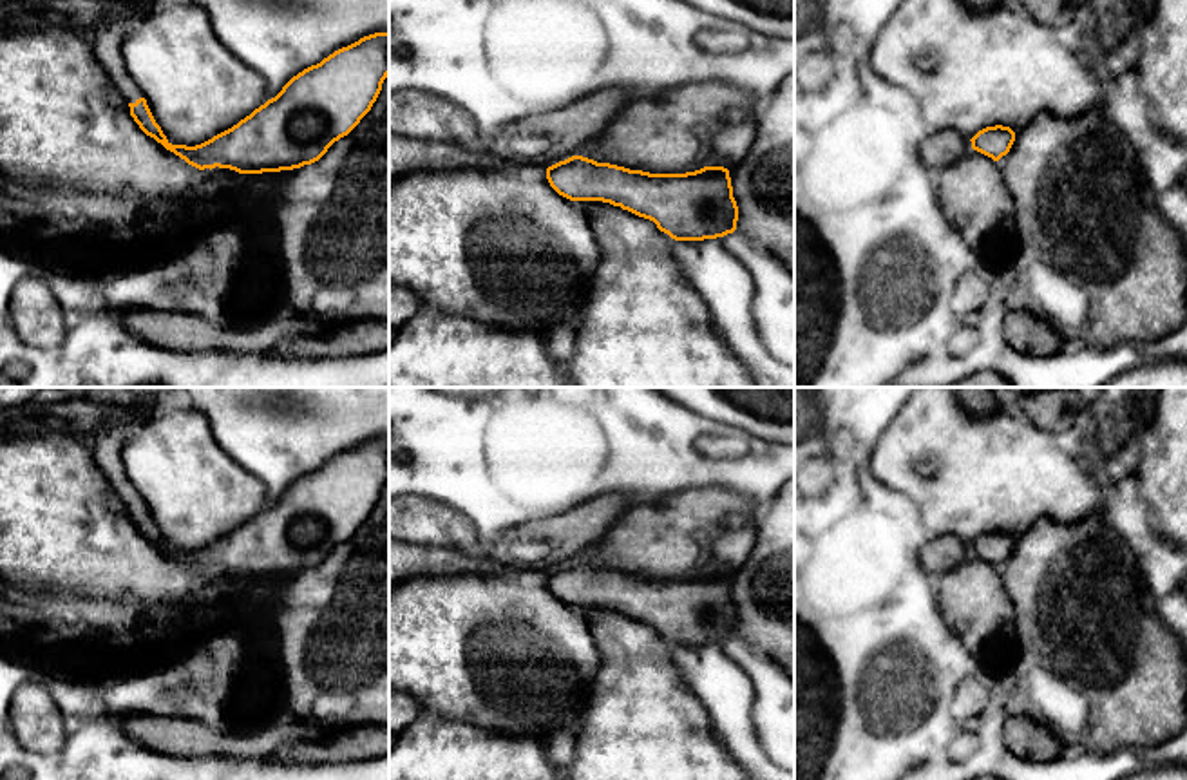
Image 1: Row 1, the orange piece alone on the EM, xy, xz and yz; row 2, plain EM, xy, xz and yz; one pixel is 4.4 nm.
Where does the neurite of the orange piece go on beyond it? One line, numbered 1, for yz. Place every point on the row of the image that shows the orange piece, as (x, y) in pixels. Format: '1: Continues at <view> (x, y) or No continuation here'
1: No continuation here

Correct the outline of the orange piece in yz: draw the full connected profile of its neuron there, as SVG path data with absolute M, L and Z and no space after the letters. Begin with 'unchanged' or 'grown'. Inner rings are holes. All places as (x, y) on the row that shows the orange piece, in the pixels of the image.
unchanged; M995 125L979 130L970 141L973 150L999 161L1010 152L1015 132L1010 127Z

